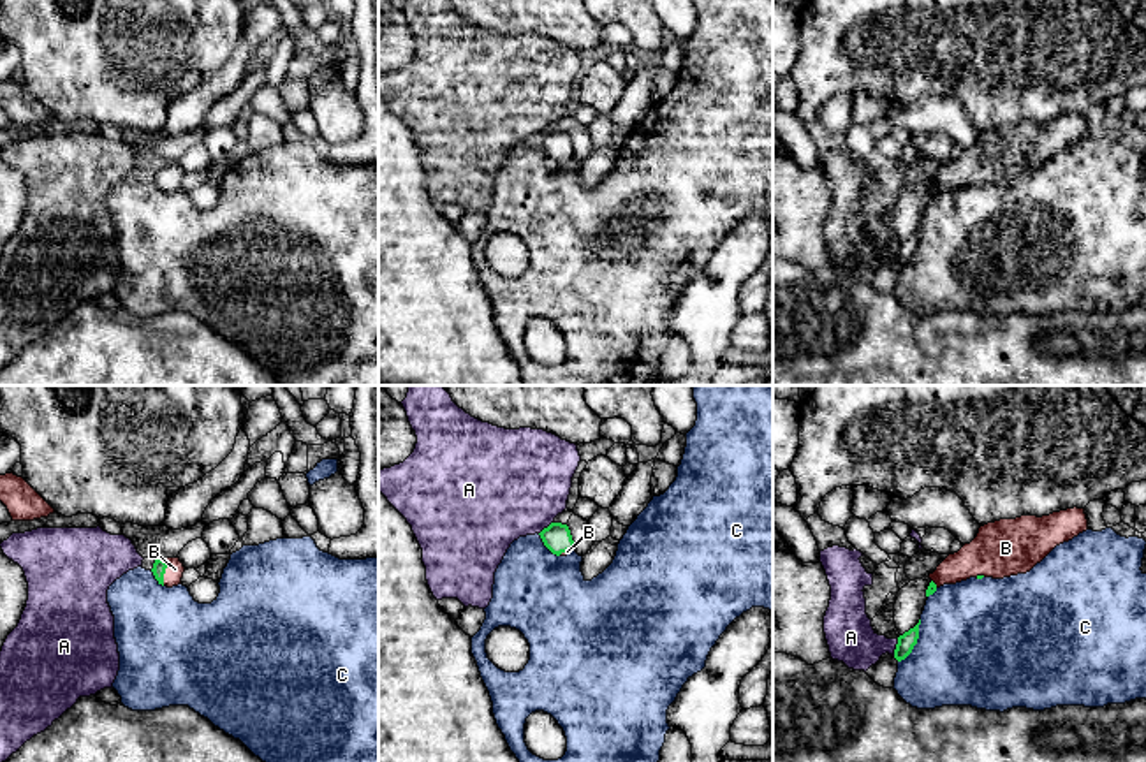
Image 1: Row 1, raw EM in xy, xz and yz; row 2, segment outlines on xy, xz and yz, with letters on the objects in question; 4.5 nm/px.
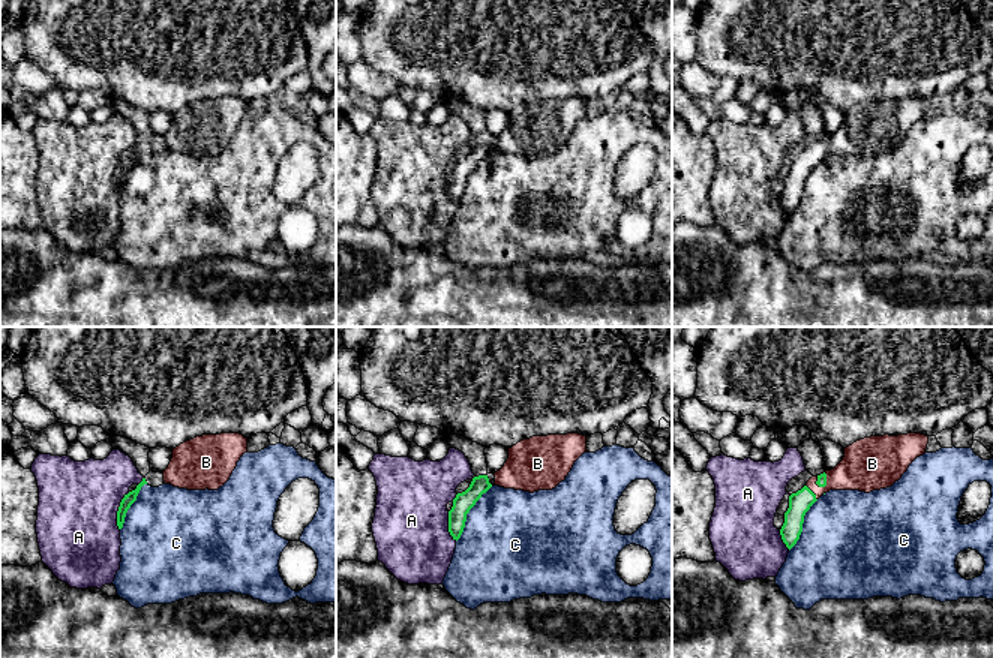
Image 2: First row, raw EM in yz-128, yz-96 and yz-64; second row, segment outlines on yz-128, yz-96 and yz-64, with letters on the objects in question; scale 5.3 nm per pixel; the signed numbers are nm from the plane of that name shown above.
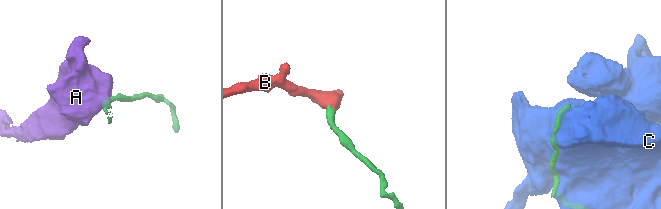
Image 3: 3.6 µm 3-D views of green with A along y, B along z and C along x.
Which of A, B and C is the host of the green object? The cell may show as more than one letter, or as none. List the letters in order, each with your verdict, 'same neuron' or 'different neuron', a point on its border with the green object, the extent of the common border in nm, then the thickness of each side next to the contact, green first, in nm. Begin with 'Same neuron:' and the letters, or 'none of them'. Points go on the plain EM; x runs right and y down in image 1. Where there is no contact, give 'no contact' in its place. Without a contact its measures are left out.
Same neuron: B
A: different neuron; meets green in yz at (896, 252); contact 90 nm long; 80 nm thick on the green side, 220 nm on the other
B: same neuron; meets green in xy at (164, 178); contact 120 nm long; 60 nm thick on the green side, 80 nm on the other
C: different neuron; meets green in yz at (916, 249); contact 220 nm long; 80 nm thick on the green side, 480 nm on the other

